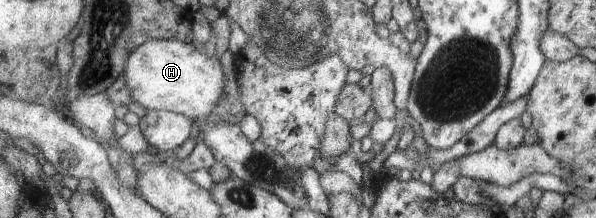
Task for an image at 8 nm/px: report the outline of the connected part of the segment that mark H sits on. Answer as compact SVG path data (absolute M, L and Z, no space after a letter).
M151 39L138 46L132 52L125 65L123 75L127 79L132 99L144 109L158 111L173 111L187 118L194 120L202 120L216 108L222 92L224 92L224 70L219 60L219 54L215 57L208 56L204 51L198 51L194 42L184 43L178 40Z

